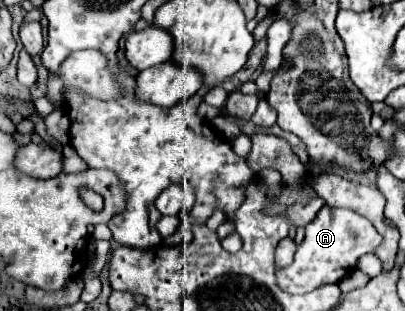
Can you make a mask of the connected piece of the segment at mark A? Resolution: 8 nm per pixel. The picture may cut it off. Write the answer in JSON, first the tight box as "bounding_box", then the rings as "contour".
{"bounding_box":[275,205,383,295],"contour":[[[323,205],[317,217],[305,227],[305,239],[297,245],[293,263],[275,271],[277,285],[291,295],[305,295],[325,283],[339,283],[349,271],[357,269],[357,261],[365,253],[375,253],[383,237],[363,215],[347,207]]]}

